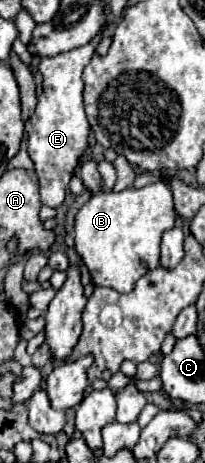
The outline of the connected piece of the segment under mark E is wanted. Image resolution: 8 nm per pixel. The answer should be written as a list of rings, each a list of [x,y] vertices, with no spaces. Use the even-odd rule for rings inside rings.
[[[89,42],[81,48],[61,52],[53,58],[41,60],[41,64],[39,64],[39,72],[43,74],[43,92],[39,94],[39,102],[37,102],[33,116],[25,122],[25,132],[29,136],[27,152],[35,164],[35,172],[39,176],[39,184],[41,184],[41,202],[45,206],[51,206],[51,208],[59,208],[63,204],[65,190],[67,190],[69,180],[75,172],[75,166],[88,147],[88,136],[91,128],[87,118],[85,118],[85,110],[83,110],[83,78],[81,78],[81,74],[83,74],[83,68],[89,64],[93,54],[95,54],[95,44]]]

